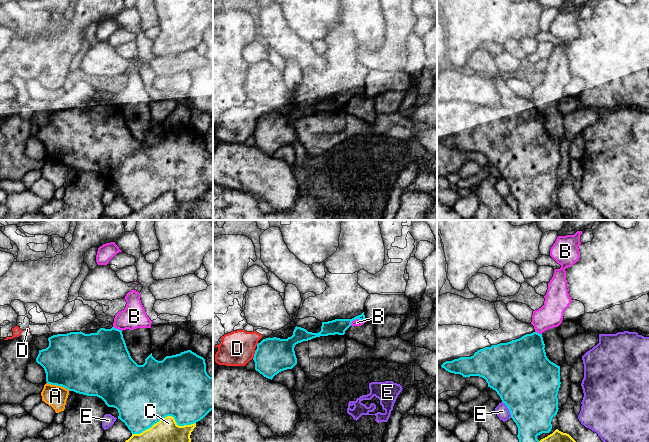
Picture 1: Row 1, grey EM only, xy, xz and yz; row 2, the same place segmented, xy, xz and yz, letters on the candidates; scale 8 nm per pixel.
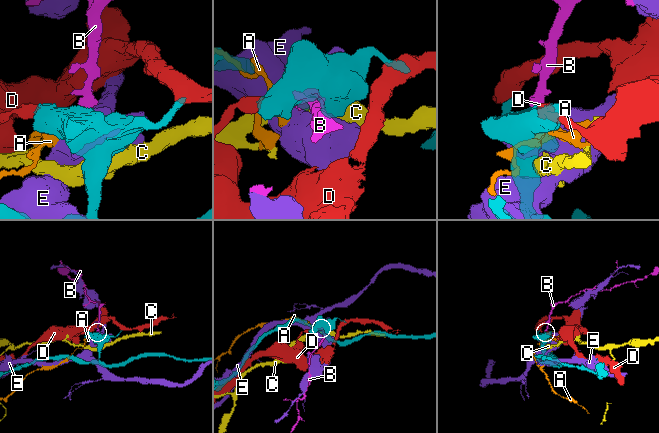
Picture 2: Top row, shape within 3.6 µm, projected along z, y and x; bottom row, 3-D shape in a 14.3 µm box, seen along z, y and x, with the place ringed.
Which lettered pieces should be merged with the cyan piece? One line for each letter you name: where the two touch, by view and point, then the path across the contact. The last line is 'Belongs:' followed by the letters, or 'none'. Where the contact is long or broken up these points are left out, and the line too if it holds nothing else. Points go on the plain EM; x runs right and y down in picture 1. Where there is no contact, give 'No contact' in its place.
Belongs: none

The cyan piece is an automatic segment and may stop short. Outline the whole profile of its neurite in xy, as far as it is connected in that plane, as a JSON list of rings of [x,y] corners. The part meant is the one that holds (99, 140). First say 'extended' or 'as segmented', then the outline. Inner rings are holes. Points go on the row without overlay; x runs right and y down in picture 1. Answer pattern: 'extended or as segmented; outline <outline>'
as segmented; outline [[[114,103],[100,104],[90,110],[81,107],[57,110],[49,113],[48,117],[49,122],[39,126],[36,134],[36,138],[45,146],[46,158],[101,174],[108,183],[118,186],[118,195],[125,199],[132,210],[142,209],[167,192],[172,192],[179,202],[191,201],[213,186],[213,153],[206,148],[205,135],[191,126],[166,132],[162,137],[156,136],[151,129],[143,141],[138,141],[130,132],[122,107]]]

